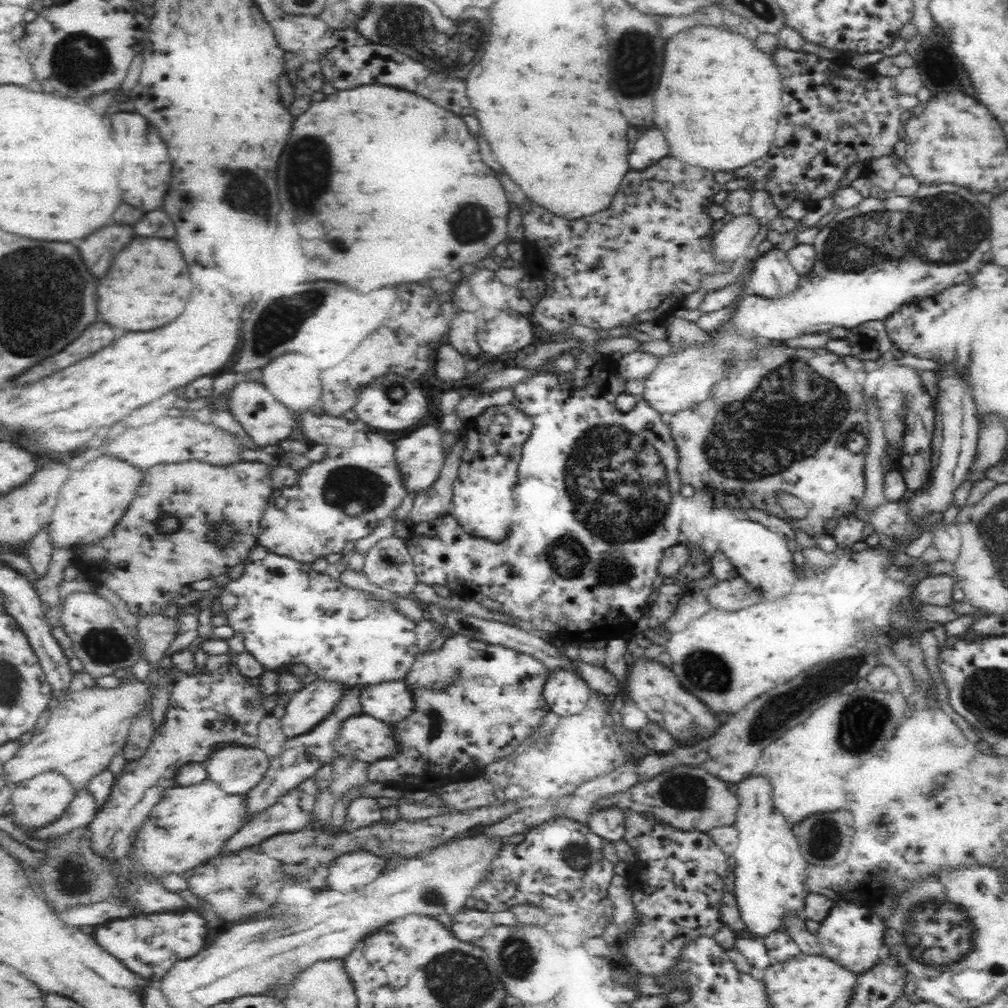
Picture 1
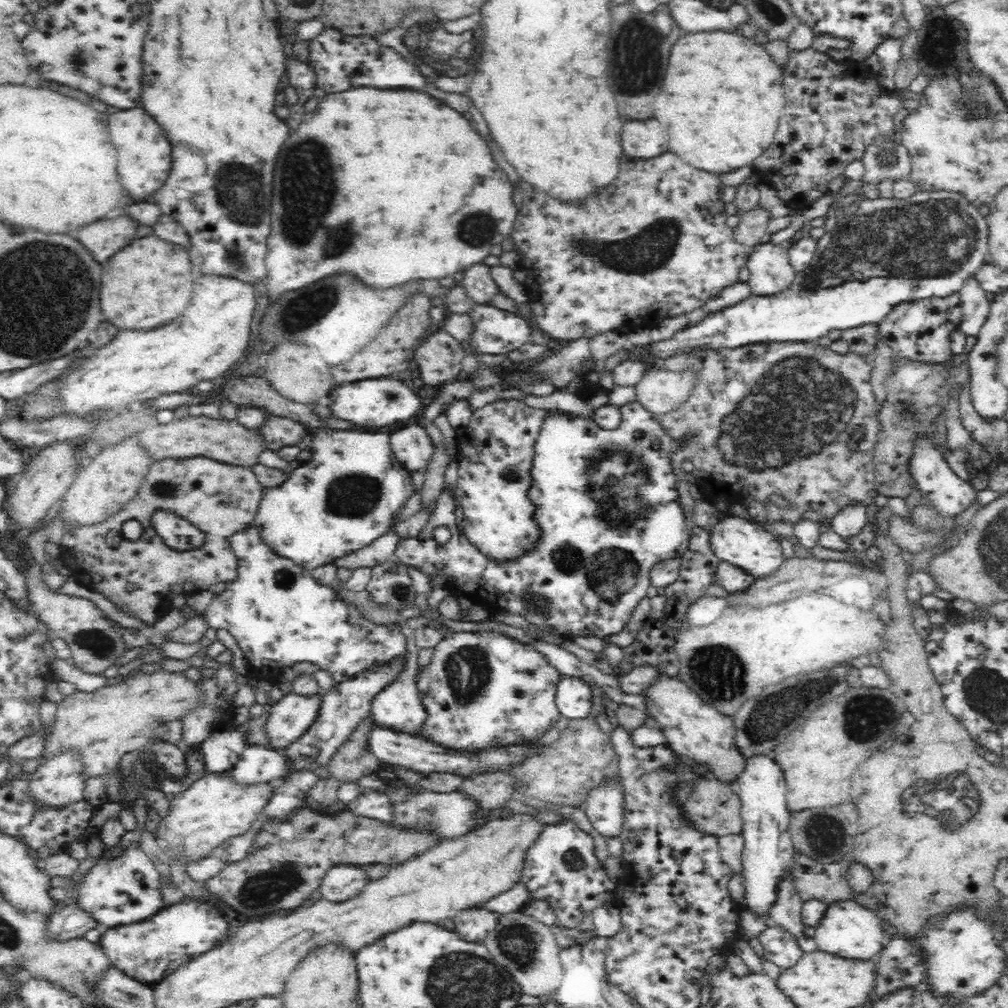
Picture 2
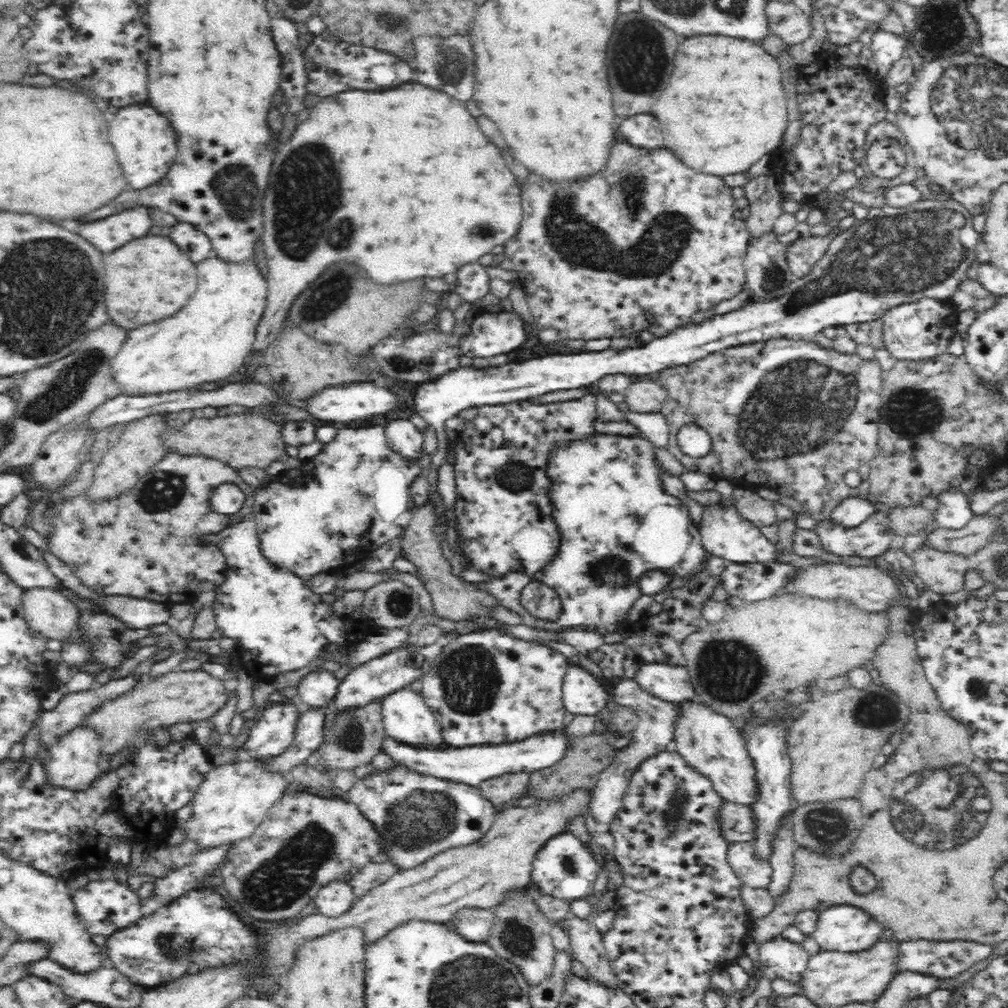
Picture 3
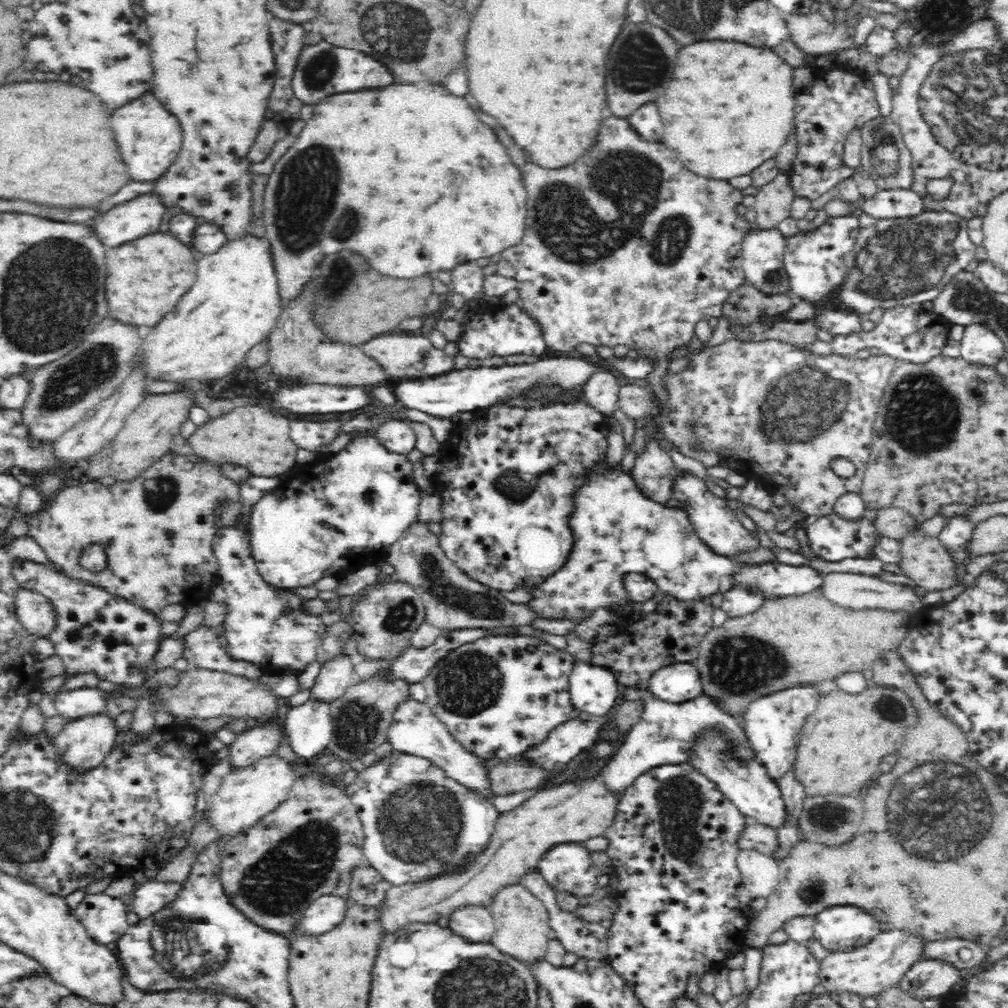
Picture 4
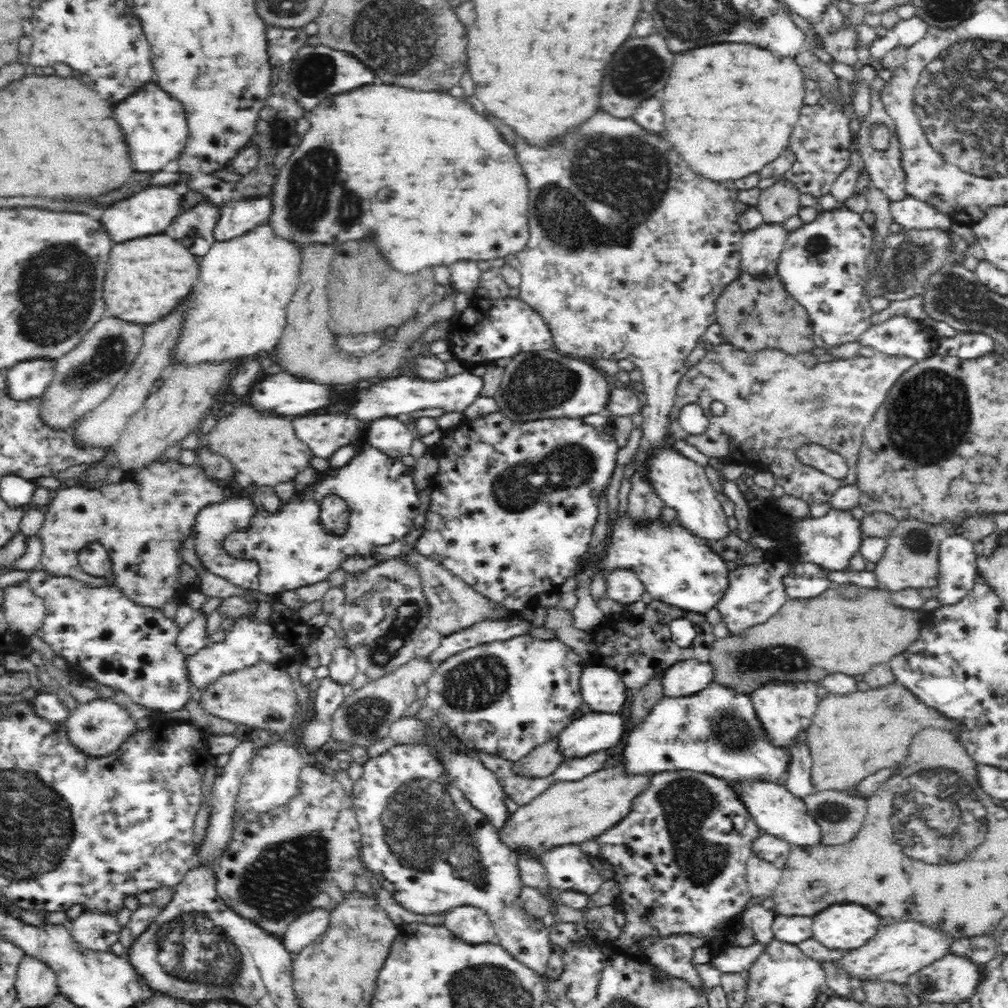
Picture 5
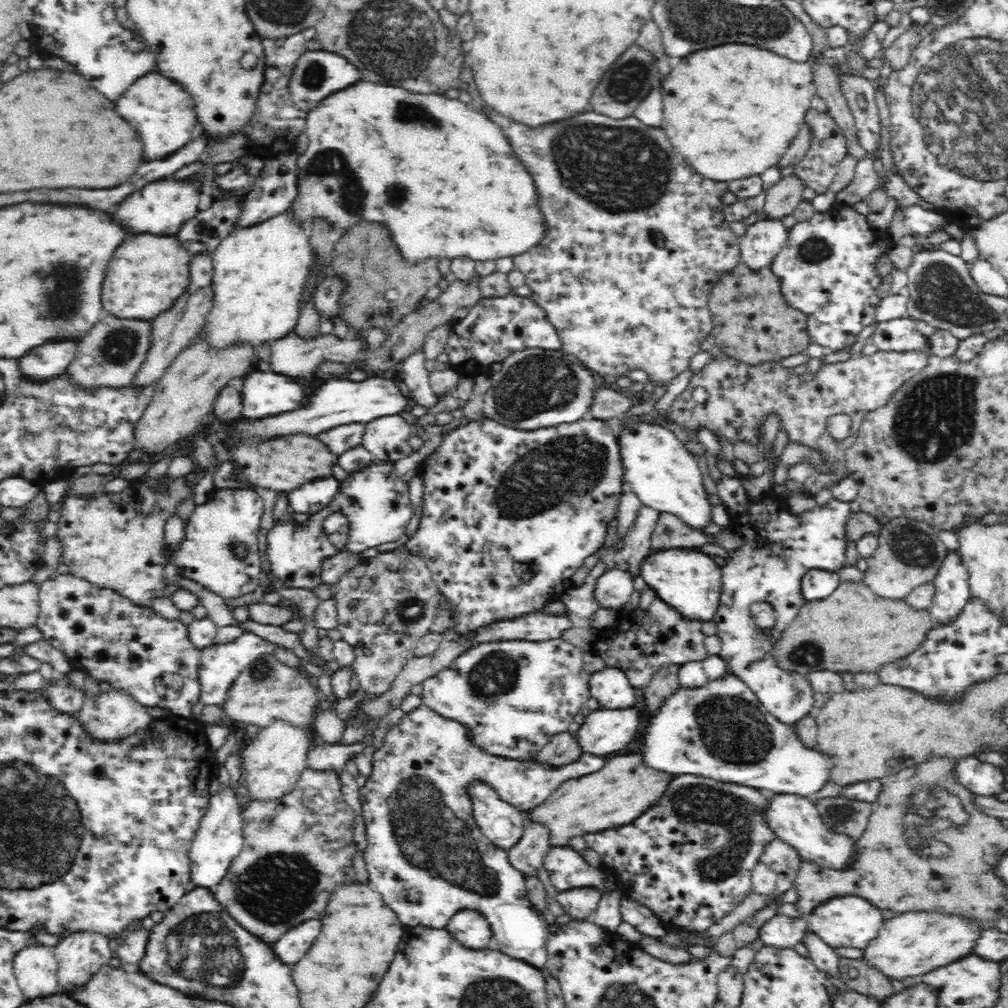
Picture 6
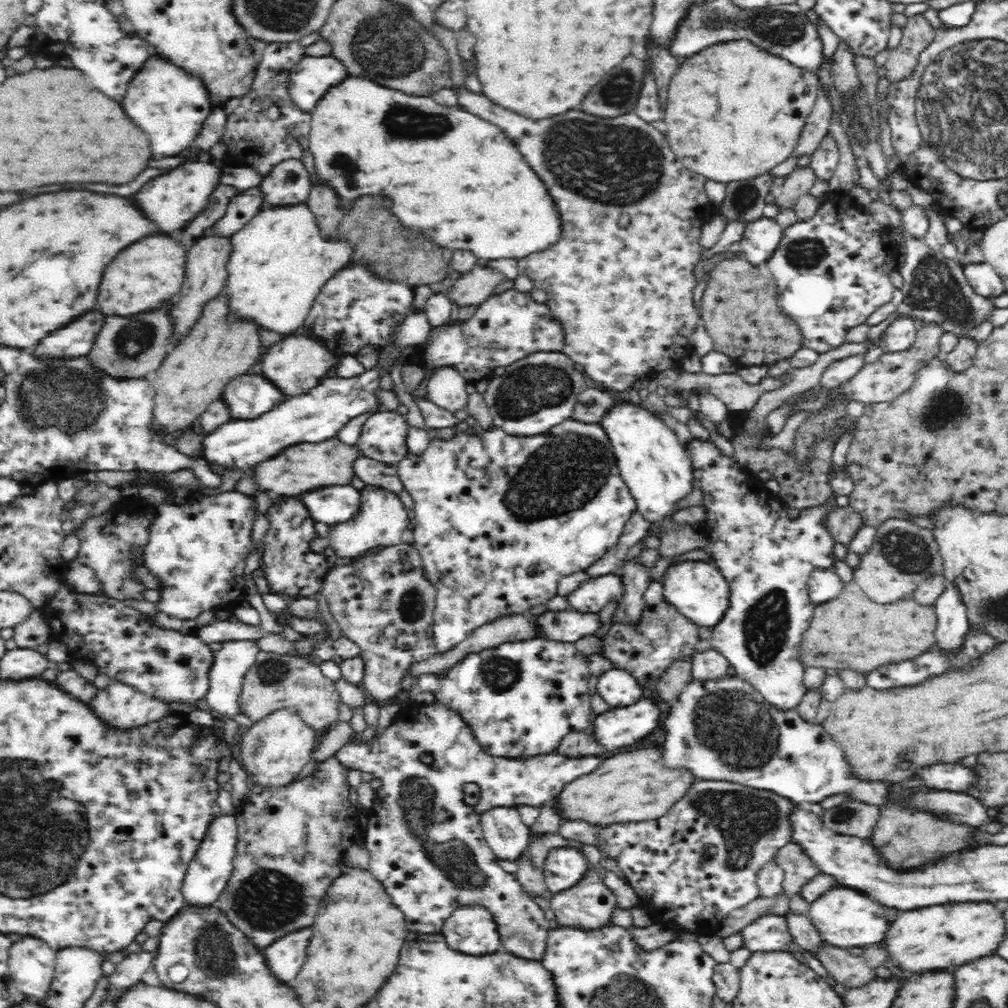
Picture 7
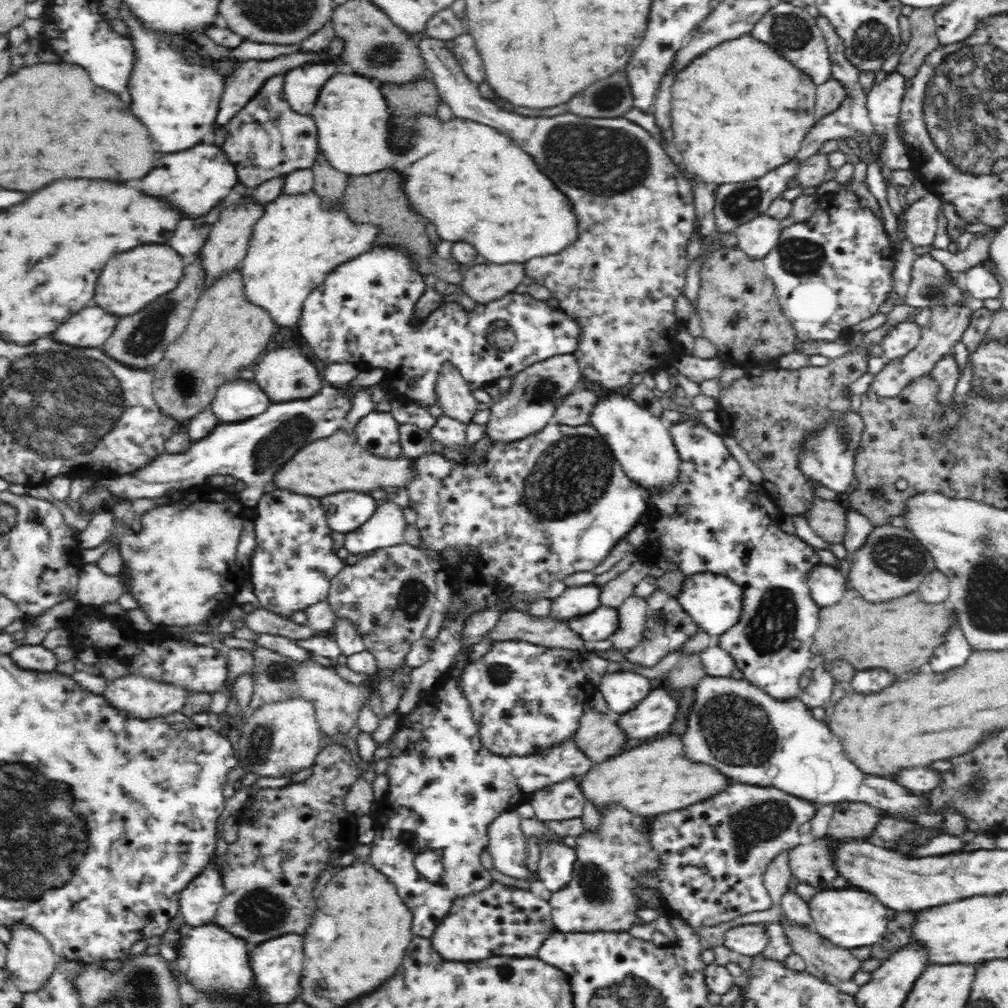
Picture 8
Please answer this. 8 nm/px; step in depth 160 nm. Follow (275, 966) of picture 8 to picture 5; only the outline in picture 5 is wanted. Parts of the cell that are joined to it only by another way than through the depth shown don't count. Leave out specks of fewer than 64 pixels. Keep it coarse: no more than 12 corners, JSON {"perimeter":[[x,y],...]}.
{"perimeter":[[314,908],[288,926],[286,949],[298,952],[328,930],[330,910]]}

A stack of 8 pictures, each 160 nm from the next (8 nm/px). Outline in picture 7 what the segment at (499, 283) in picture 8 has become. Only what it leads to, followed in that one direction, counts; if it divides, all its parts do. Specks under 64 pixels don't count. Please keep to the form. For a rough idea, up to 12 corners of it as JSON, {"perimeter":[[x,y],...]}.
{"perimeter":[[476,265],[454,276],[445,291],[452,304],[474,306],[506,278]]}

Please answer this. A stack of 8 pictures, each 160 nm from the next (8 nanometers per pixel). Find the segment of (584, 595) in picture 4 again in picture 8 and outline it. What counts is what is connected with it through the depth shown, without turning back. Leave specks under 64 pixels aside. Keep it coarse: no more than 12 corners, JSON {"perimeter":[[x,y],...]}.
{"perimeter":[[723,574],[686,575],[675,599],[712,636],[737,621],[741,588]]}

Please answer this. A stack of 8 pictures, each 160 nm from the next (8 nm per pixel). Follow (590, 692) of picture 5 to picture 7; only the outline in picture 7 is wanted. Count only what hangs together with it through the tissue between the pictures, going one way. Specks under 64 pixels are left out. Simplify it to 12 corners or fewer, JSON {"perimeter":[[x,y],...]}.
{"perimeter":[[612,667],[596,680],[598,696],[610,708],[643,698],[629,672]]}

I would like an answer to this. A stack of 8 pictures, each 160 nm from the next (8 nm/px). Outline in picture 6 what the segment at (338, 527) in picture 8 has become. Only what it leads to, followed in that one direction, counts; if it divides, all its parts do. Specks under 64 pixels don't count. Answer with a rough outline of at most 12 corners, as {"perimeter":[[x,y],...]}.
{"perimeter":[[334,476],[313,478],[288,493],[289,507],[313,513],[336,496]]}

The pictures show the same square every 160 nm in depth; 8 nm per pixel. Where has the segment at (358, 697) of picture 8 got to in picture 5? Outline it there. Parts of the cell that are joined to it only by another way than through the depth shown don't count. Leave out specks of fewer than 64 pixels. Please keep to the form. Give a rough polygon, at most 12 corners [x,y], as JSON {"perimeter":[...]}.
{"perimeter":[[258,662],[200,687],[206,714],[279,735],[295,724],[296,685]]}

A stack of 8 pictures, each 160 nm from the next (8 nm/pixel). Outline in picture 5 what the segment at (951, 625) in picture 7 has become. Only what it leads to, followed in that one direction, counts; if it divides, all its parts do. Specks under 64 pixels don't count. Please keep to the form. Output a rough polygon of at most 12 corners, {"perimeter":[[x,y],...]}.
{"perimeter":[[942,534],[937,599],[958,602],[979,574],[974,542]]}

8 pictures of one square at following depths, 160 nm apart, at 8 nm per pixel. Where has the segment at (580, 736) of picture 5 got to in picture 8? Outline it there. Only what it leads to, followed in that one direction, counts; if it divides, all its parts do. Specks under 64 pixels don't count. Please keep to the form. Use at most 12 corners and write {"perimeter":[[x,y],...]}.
{"perimeter":[[652,689],[616,724],[627,740],[664,732],[678,702]]}

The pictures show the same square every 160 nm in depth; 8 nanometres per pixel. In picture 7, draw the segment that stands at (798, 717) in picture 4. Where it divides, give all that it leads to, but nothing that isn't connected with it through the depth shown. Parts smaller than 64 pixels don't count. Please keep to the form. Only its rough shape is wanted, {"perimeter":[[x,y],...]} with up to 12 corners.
{"perimeter":[[712,442],[686,446],[704,550],[729,607],[712,646],[780,713],[807,582],[831,569],[839,507],[788,508]]}

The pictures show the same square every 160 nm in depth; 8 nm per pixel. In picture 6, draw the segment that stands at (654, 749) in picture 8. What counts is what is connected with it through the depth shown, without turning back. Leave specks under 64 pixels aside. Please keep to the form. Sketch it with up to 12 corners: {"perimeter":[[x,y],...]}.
{"perimeter":[[618,756],[562,782],[526,823],[551,847],[632,822],[668,774]]}

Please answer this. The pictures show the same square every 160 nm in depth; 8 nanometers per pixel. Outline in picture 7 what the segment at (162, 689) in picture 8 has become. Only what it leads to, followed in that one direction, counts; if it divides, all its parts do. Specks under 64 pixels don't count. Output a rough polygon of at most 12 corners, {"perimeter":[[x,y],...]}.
{"perimeter":[[116,681],[87,706],[116,730],[171,714],[166,702]]}

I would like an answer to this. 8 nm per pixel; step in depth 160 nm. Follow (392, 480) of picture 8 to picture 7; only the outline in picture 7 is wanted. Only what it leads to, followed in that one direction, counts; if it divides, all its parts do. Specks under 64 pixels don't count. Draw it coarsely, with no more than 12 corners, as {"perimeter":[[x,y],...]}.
{"perimeter":[[288,446],[252,468],[259,490],[297,497],[350,484],[357,447]]}

